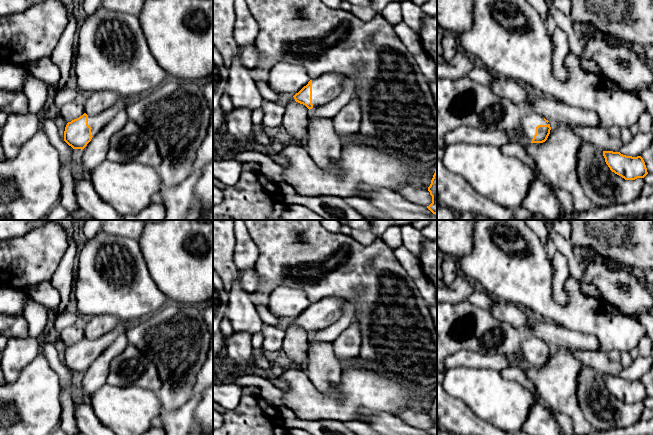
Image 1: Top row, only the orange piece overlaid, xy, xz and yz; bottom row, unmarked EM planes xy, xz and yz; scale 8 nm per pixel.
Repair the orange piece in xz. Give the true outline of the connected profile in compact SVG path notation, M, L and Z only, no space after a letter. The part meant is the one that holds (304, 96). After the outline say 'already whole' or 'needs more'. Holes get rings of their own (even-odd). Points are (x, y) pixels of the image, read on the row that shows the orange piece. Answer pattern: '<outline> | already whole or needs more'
M327 73L312 79L293 97L296 102L305 105L309 110L335 99L341 92L345 74Z | needs more

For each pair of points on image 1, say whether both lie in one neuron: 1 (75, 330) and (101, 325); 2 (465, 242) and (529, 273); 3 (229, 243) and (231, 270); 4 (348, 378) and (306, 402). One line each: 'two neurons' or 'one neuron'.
1: one neuron
2: two neurons
3: one neuron
4: one neuron

